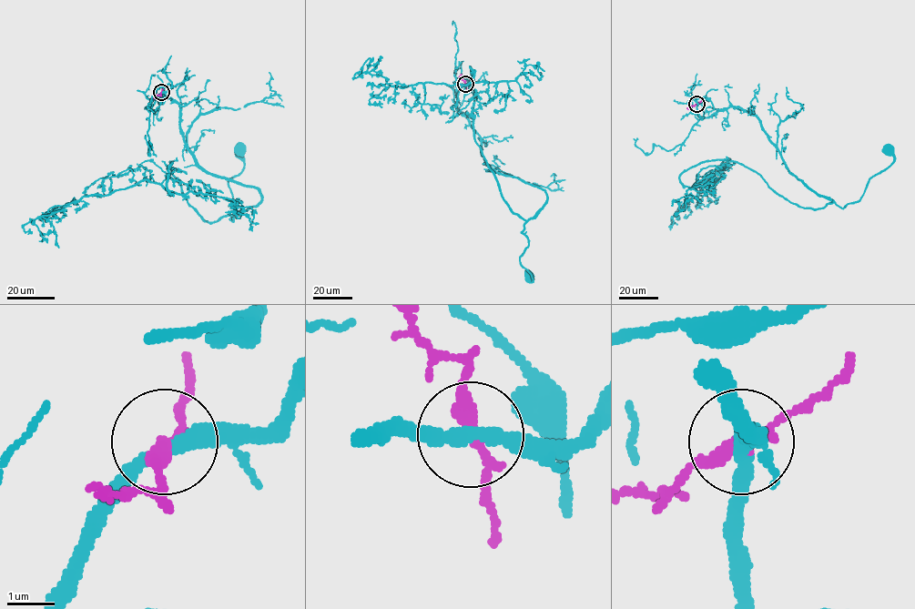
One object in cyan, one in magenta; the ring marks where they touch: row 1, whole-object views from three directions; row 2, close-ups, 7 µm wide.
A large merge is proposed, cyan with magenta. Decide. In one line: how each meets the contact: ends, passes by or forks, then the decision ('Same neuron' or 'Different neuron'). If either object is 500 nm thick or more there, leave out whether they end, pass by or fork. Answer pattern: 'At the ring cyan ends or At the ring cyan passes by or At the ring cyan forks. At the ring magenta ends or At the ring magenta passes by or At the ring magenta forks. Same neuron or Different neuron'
At the ring cyan passes by. At the ring magenta passes by. Different neuron

